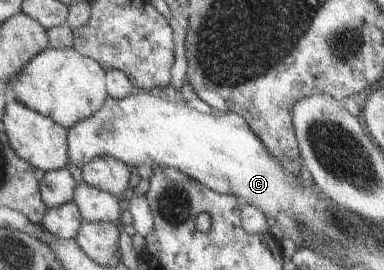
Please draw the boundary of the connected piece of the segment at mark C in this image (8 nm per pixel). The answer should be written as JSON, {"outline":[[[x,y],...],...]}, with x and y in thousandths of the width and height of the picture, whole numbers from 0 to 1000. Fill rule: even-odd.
{"outline":[[[370,337],[365,348],[339,344],[315,367],[281,359],[242,426],[182,470],[174,507],[177,607],[188,604],[211,622],[242,585],[289,578],[315,593],[339,622],[375,607],[396,622],[443,619],[487,644],[557,711],[612,726],[628,756],[664,763],[693,800],[711,796],[719,807],[721,793],[740,785],[768,822],[794,833],[810,863],[826,863],[880,900],[904,896],[904,867],[872,811],[867,744],[836,730],[818,678],[789,678],[781,644],[766,648],[745,633],[622,422],[557,407],[549,419],[526,419],[490,389],[484,374],[453,378],[422,348],[406,356],[404,344]]]}

